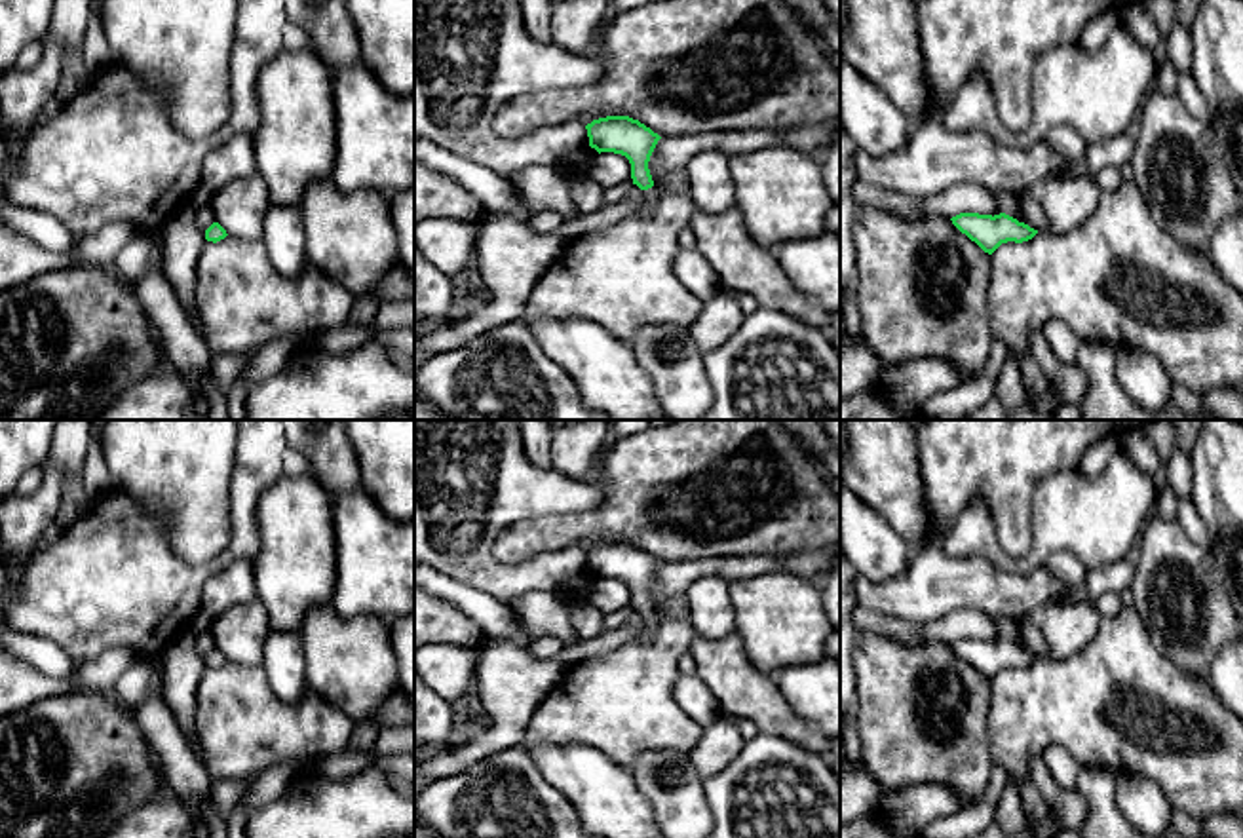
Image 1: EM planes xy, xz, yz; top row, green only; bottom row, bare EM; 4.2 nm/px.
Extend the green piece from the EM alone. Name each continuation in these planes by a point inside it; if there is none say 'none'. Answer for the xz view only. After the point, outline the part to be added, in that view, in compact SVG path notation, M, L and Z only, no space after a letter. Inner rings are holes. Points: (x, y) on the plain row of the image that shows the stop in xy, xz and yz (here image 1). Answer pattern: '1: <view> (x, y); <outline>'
1: xz (650, 622); M654 614L644 616L644 629L641 633L641 640L648 640L658 627L658 618Z

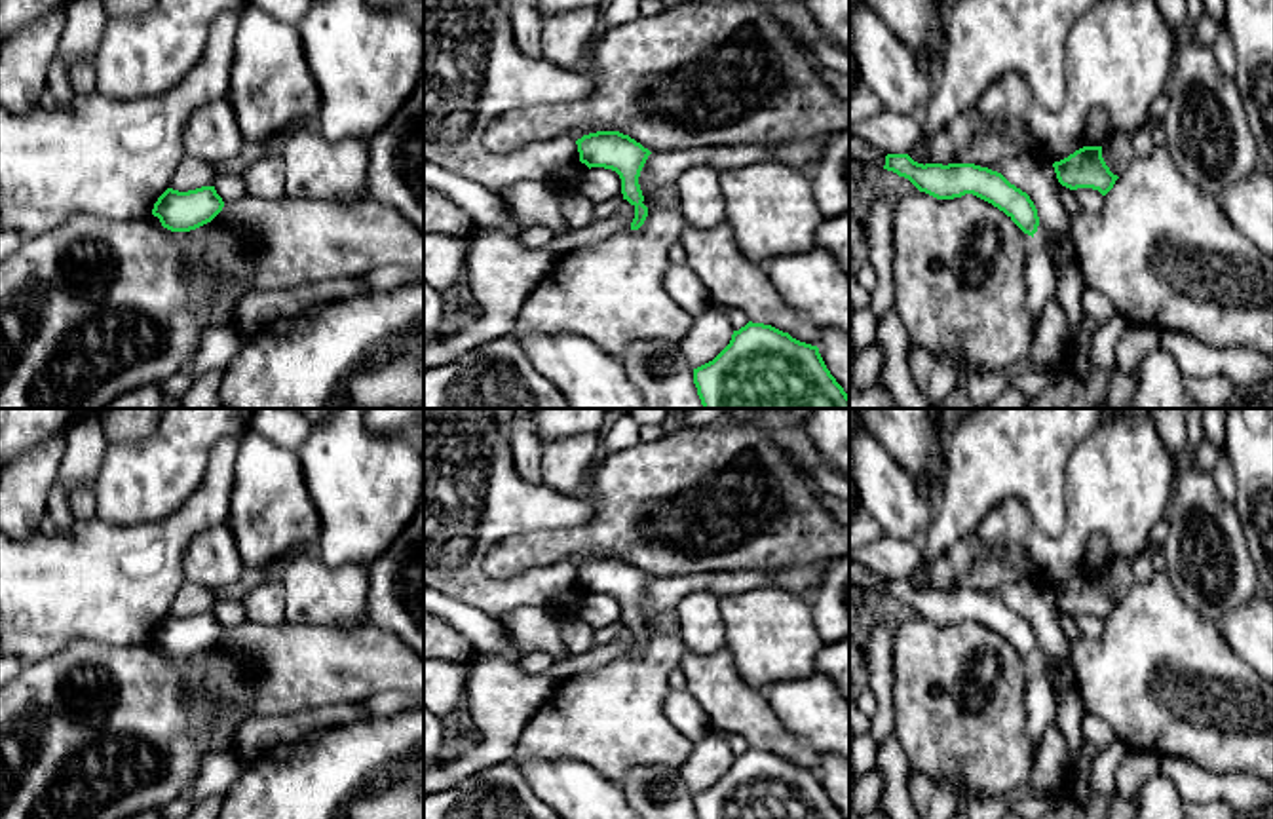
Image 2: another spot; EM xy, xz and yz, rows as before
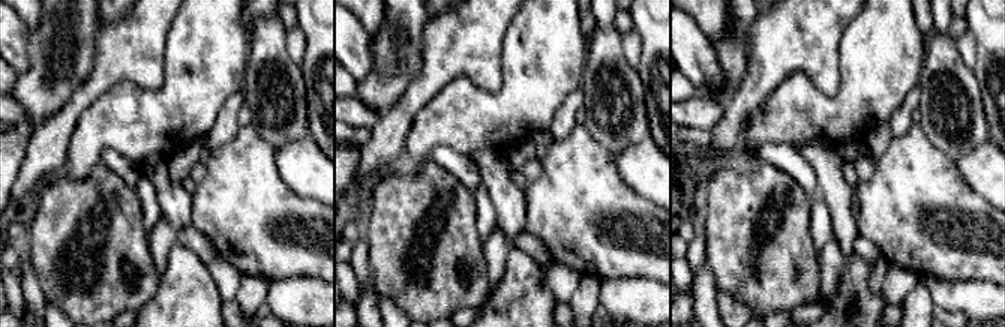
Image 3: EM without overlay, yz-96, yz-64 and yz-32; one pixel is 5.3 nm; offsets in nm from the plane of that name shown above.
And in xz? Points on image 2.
none

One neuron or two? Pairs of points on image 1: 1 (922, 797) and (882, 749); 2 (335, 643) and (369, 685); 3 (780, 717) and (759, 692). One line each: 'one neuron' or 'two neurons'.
1: two neurons
2: one neuron
3: one neuron

